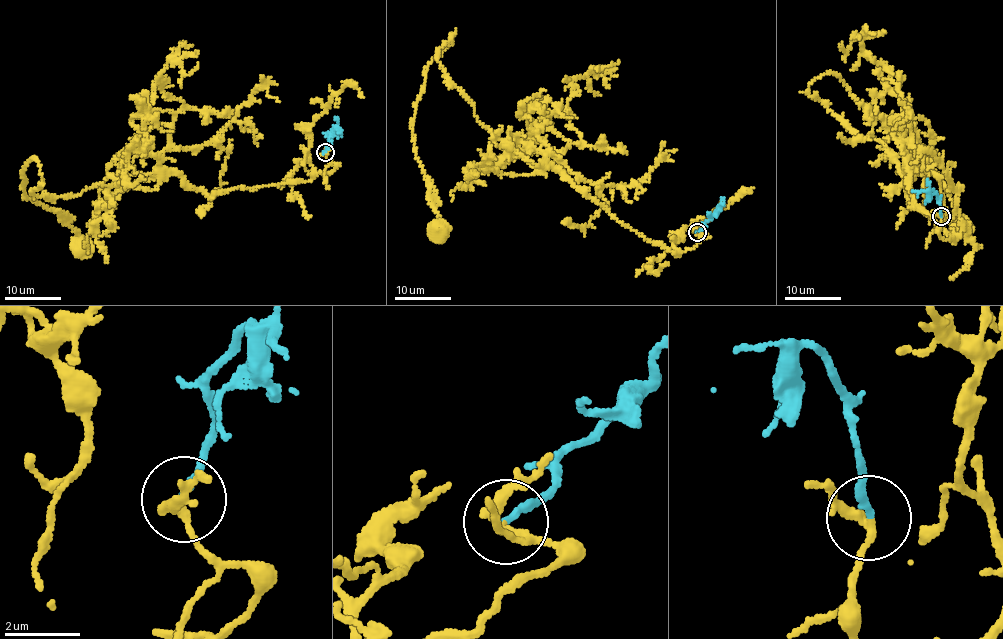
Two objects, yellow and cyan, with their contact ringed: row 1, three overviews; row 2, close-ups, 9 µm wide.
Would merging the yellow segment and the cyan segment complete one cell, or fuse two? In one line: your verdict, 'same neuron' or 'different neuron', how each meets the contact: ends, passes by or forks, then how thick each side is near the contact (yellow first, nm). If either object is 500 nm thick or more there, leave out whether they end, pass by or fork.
same neuron; yellow passes by; cyan ends there; 220 nm thick on the yellow side, 170 nm on the other

